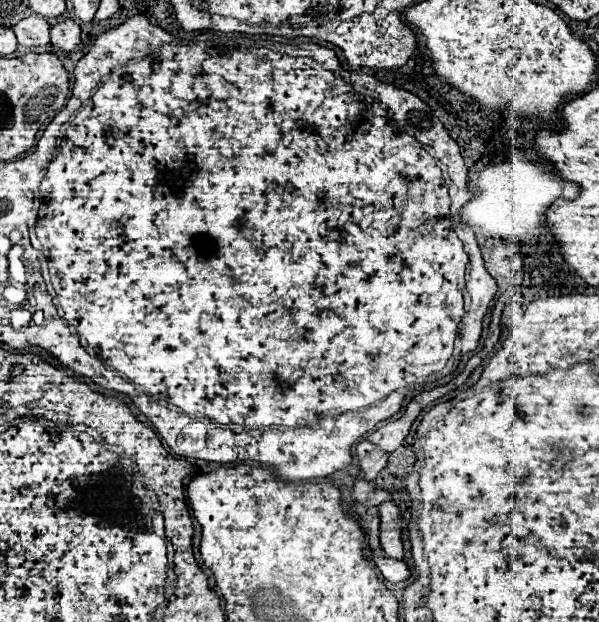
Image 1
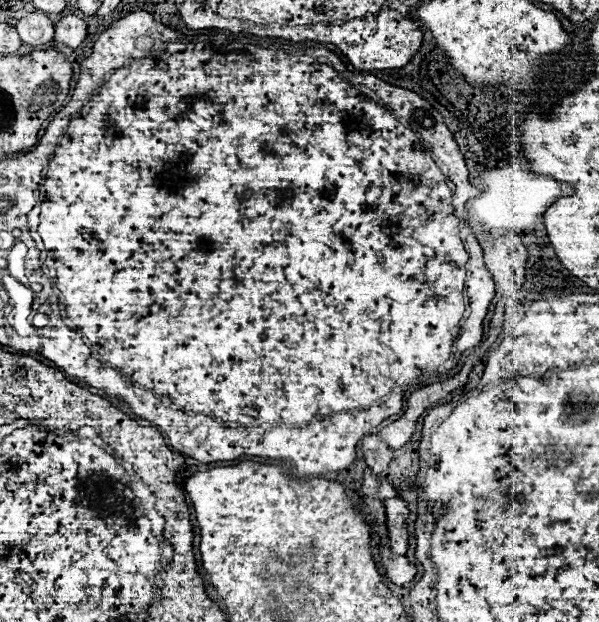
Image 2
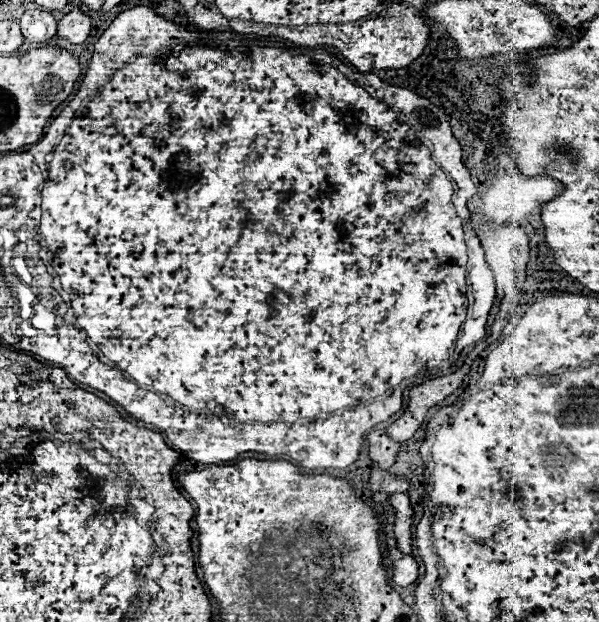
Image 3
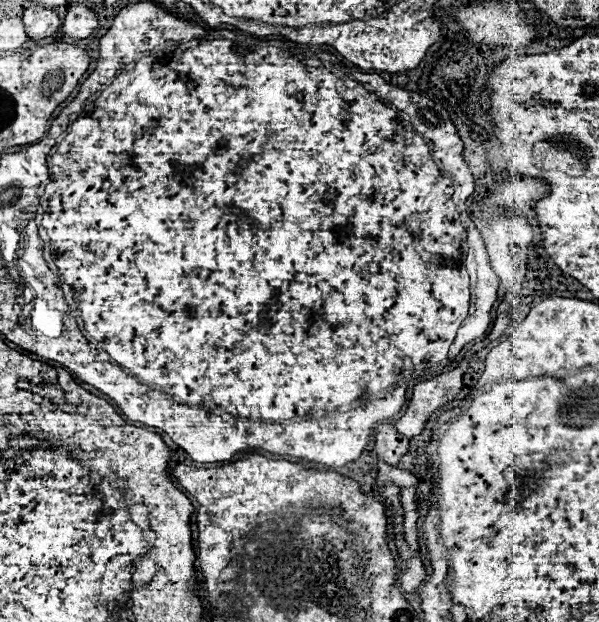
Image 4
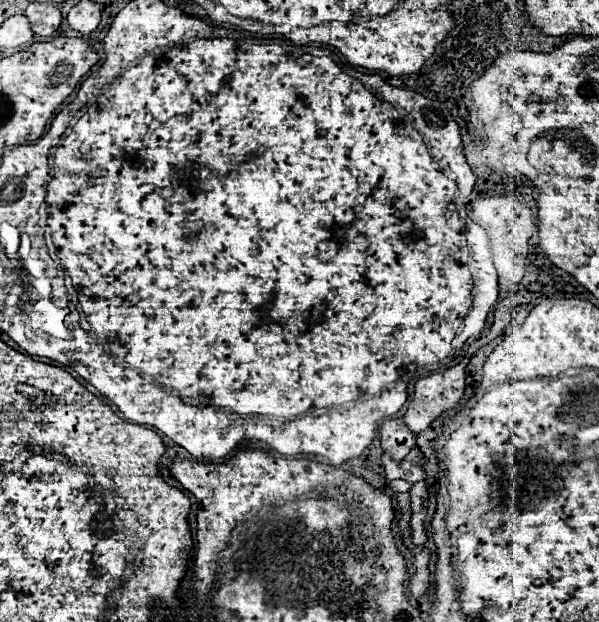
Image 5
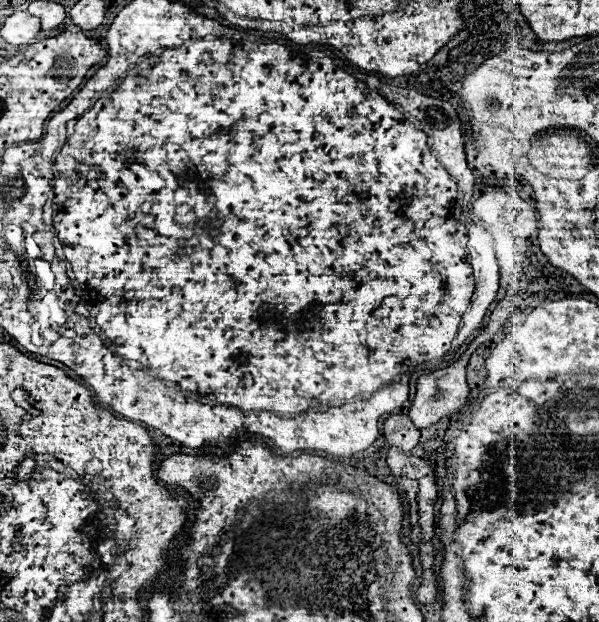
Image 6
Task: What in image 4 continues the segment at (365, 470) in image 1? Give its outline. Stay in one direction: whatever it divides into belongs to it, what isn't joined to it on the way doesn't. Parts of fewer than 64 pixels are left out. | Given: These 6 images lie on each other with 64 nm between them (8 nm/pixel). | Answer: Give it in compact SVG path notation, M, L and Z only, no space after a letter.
M380 424L376 430L376 454L388 464L398 464L408 452L410 438L402 436L394 424Z

